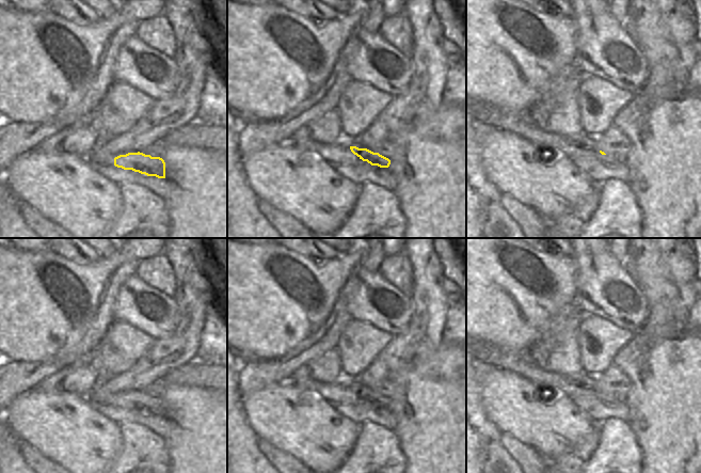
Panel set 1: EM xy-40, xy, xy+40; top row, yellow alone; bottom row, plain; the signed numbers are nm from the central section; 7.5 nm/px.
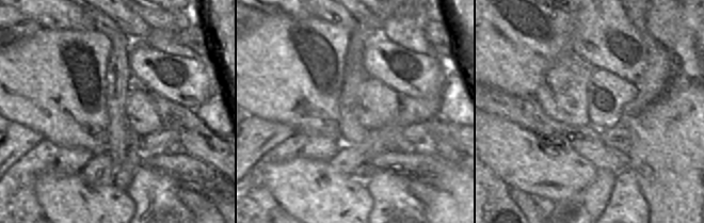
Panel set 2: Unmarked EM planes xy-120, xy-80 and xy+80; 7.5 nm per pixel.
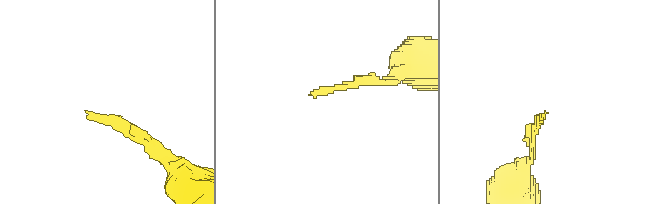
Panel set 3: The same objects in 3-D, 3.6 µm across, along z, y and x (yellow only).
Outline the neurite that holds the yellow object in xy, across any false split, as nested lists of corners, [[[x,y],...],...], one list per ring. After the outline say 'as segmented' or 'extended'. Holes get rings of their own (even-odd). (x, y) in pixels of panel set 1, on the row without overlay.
[[[350,385],[351,391],[356,394],[363,400],[367,400],[371,405],[378,405],[380,407],[388,407],[391,399],[379,392],[373,392],[367,388],[359,388],[356,385]]] | as segmented

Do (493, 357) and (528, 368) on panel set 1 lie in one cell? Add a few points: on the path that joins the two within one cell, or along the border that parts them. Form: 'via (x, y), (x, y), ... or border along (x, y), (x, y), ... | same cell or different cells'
via (502, 358), (520, 362) | same cell

